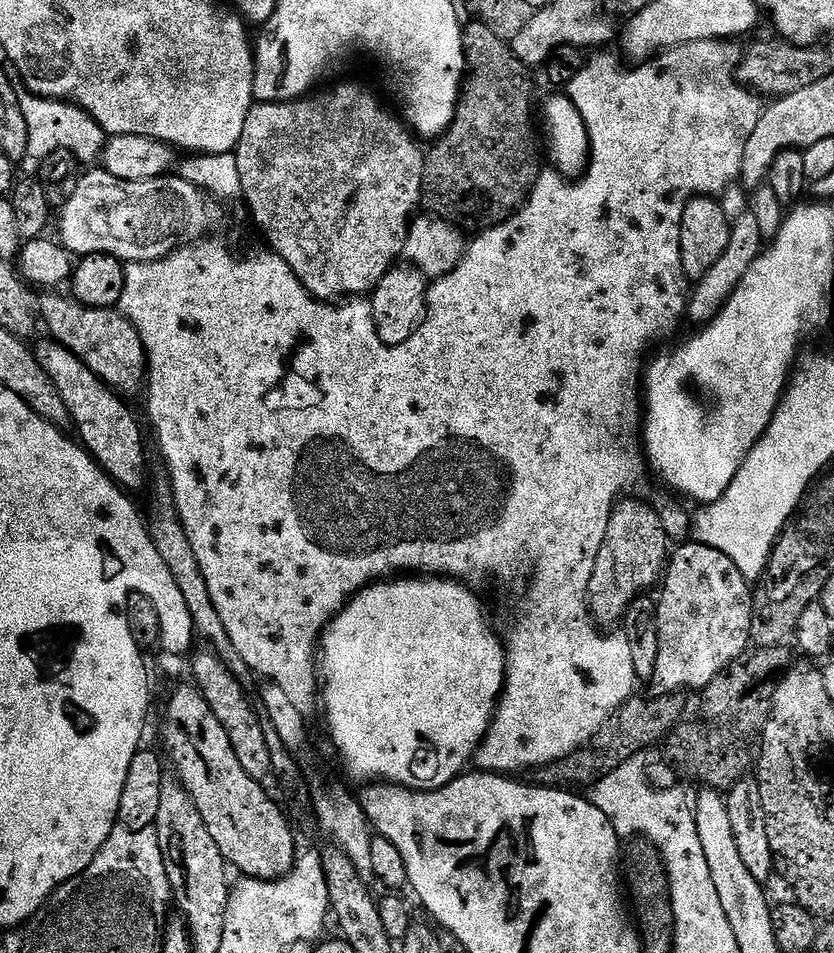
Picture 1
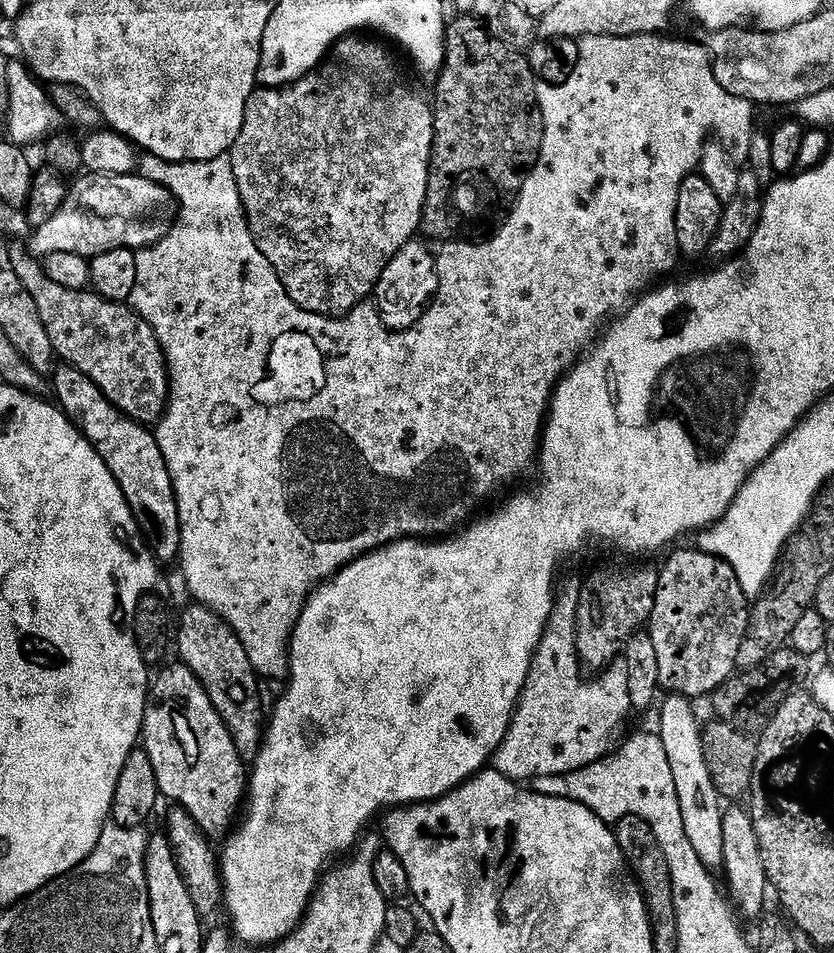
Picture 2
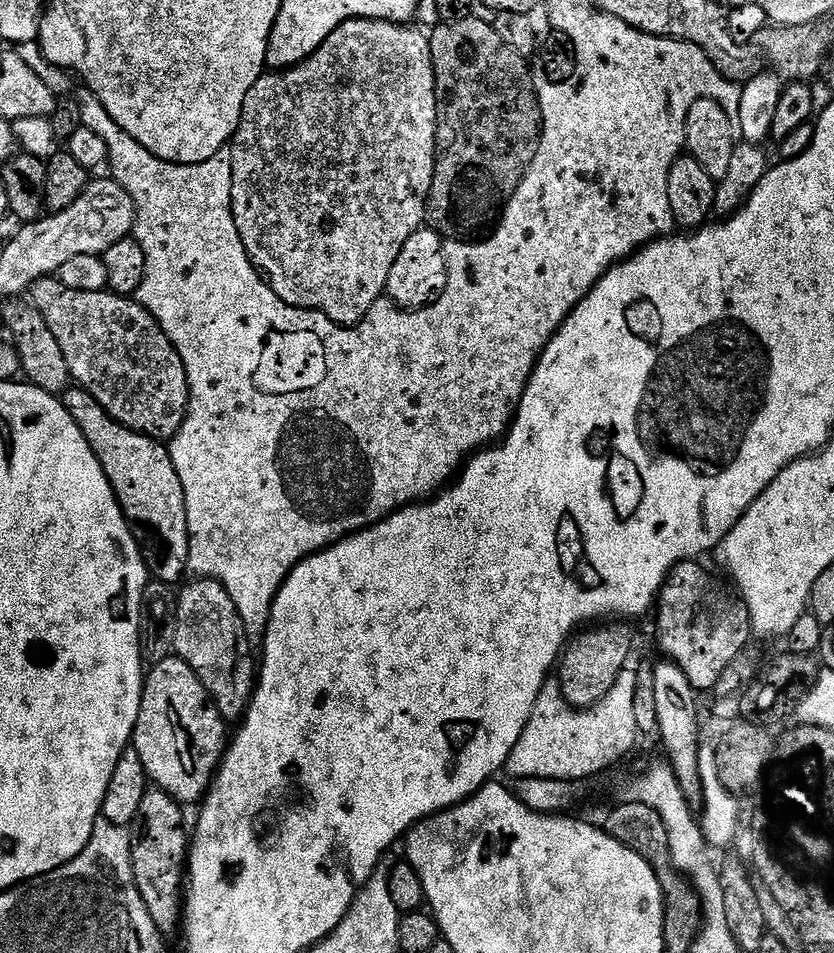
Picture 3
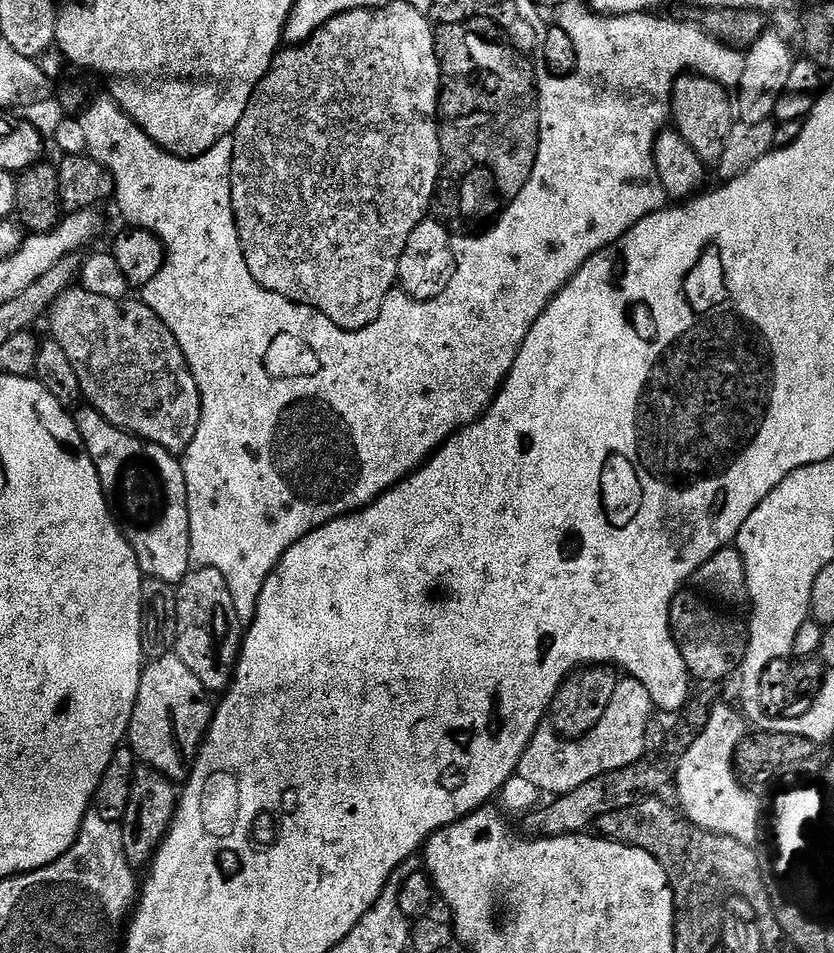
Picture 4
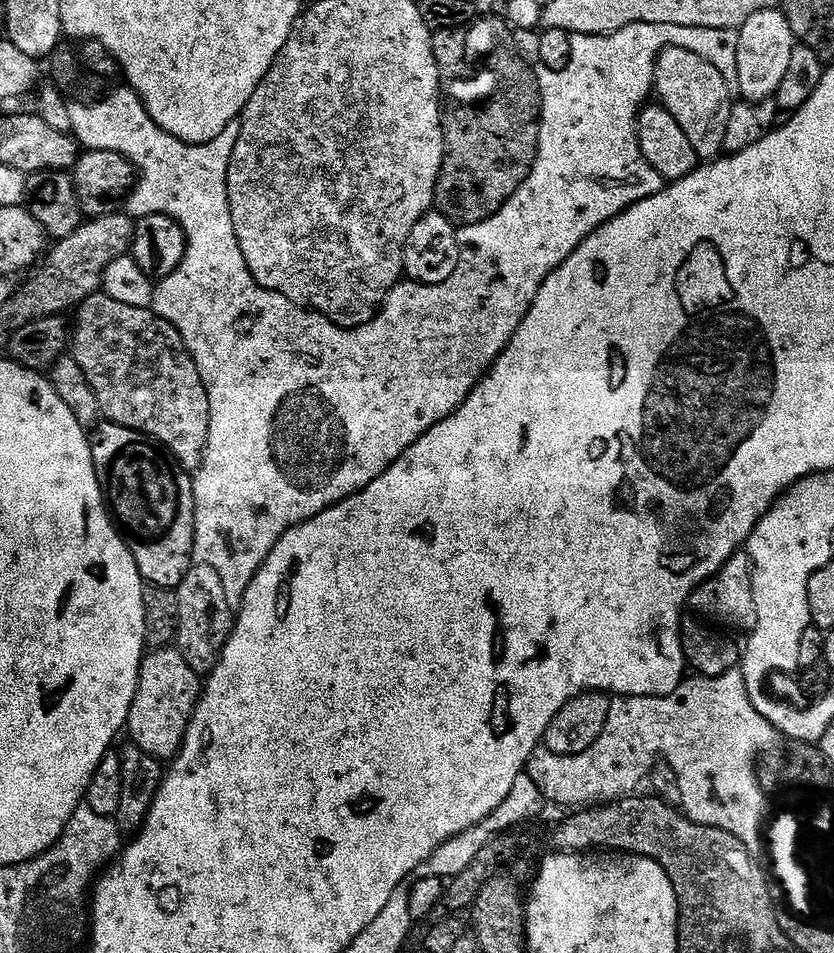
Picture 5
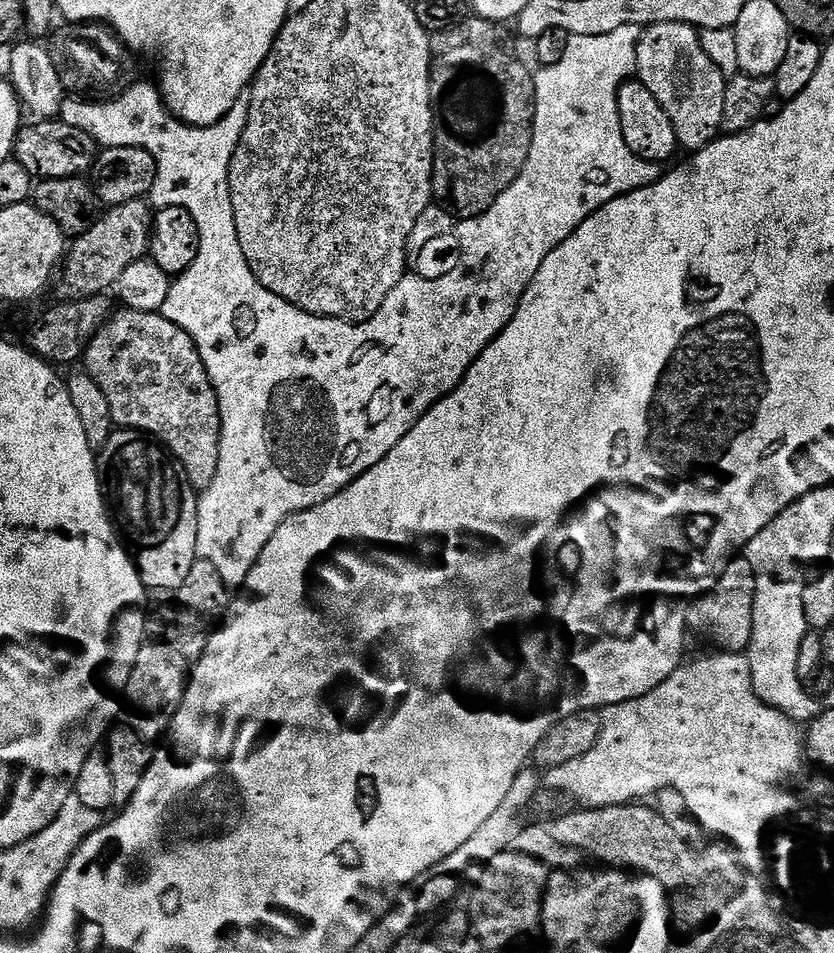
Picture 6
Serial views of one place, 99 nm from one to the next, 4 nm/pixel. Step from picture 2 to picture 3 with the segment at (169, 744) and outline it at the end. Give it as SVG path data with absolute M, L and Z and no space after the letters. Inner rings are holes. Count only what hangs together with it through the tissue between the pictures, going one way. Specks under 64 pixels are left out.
M167 656L162 662L147 669L142 706L138 710L138 722L132 732L131 747L136 749L138 758L142 758L142 766L146 766L149 781L173 796L182 806L195 805L207 796L226 751L224 727L226 721L208 696L206 686L202 686L198 674L194 674L194 670L190 670L190 666L182 662L179 656Z

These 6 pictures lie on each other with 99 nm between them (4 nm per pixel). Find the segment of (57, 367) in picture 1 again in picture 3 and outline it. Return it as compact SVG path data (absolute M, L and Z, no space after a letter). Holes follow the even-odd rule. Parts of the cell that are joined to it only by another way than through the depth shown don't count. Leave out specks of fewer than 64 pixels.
M70 386L62 394L62 399L70 418L78 422L78 430L82 430L86 442L90 442L90 450L94 450L114 490L116 501L128 518L147 575L153 580L161 580L163 584L179 585L188 572L190 534L182 478L178 478L178 470L174 470L167 447L161 441L151 440L110 418L110 414L94 402L85 388Z

